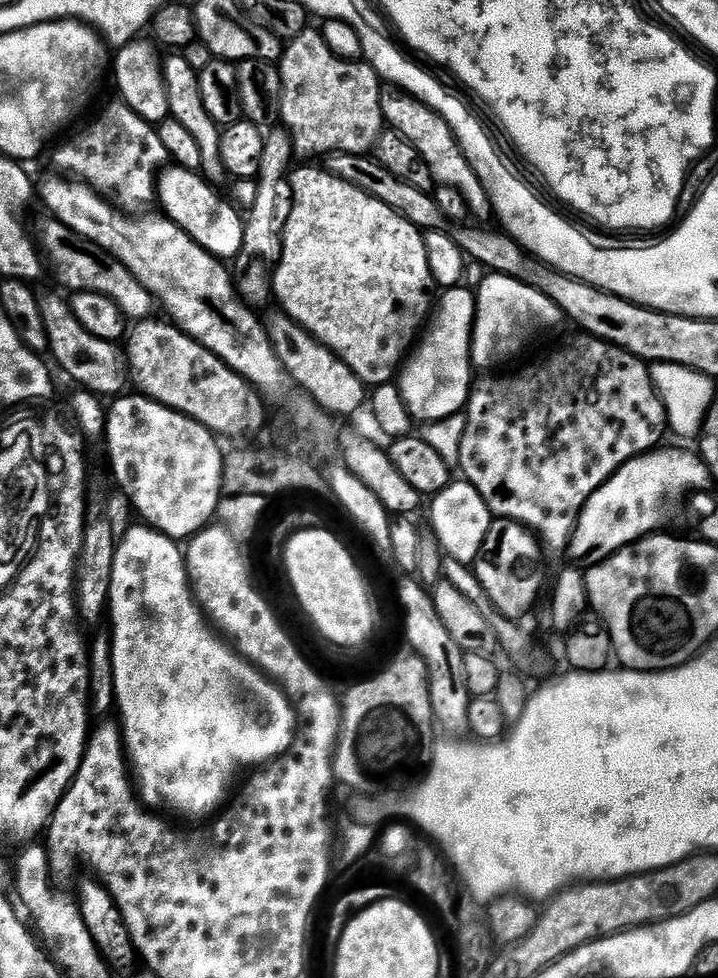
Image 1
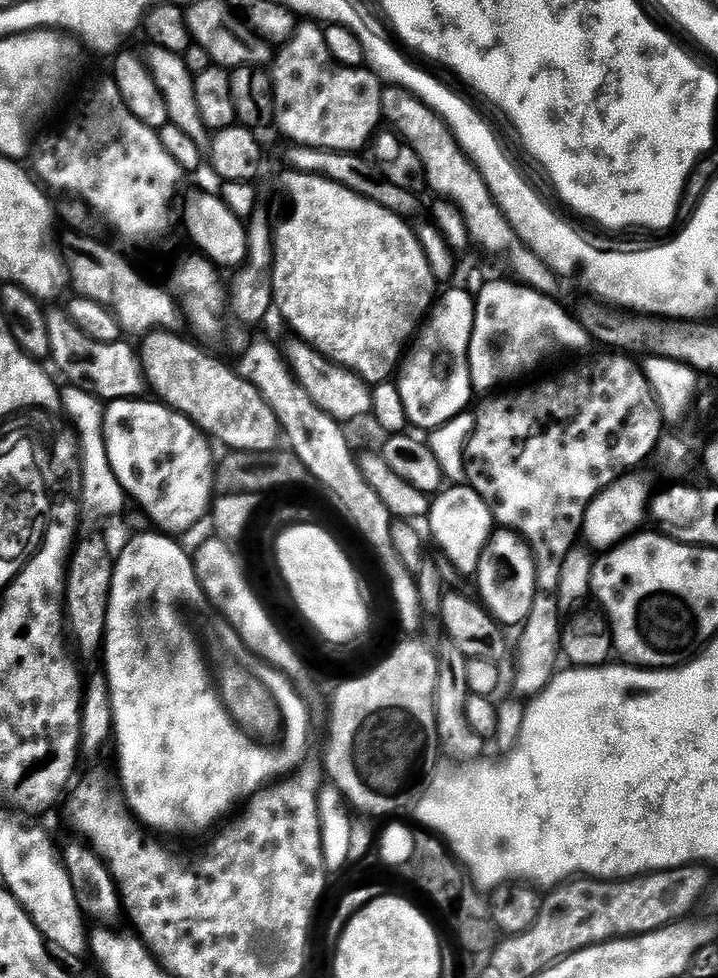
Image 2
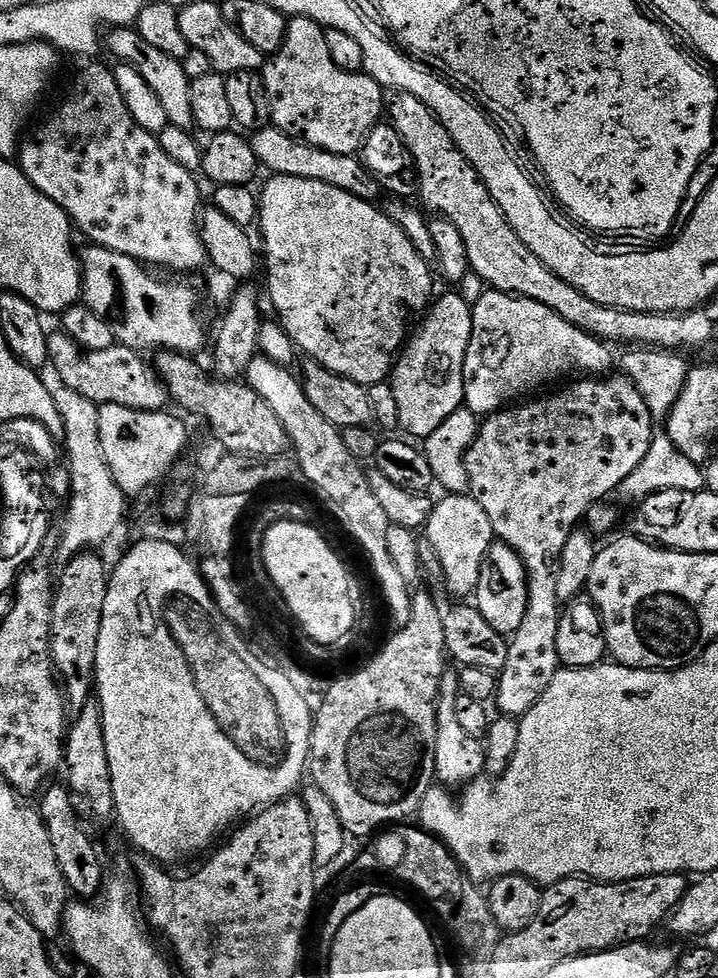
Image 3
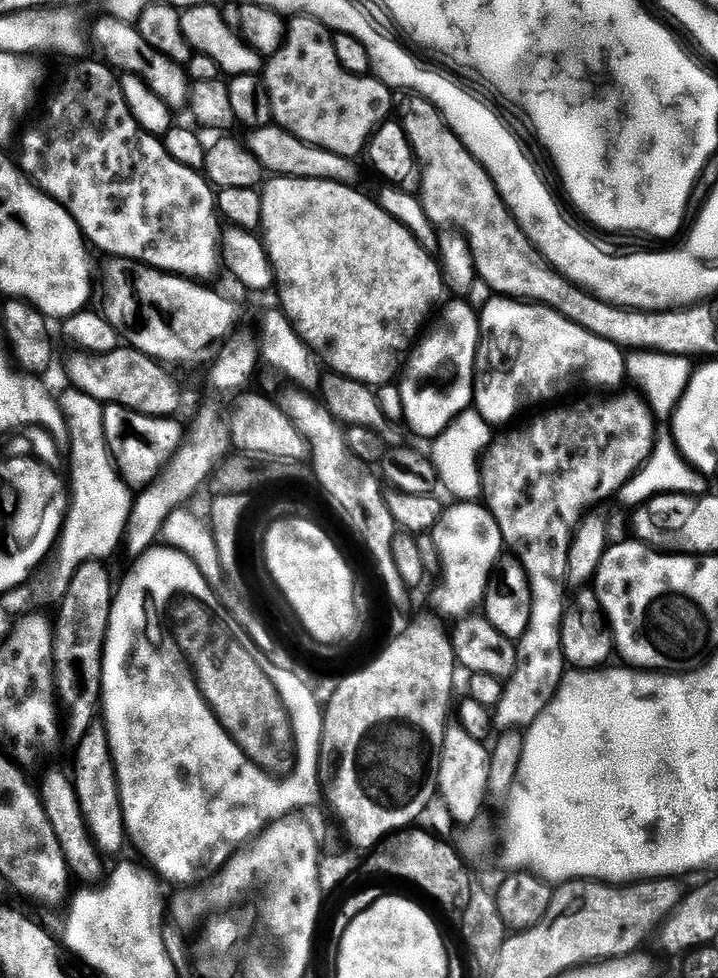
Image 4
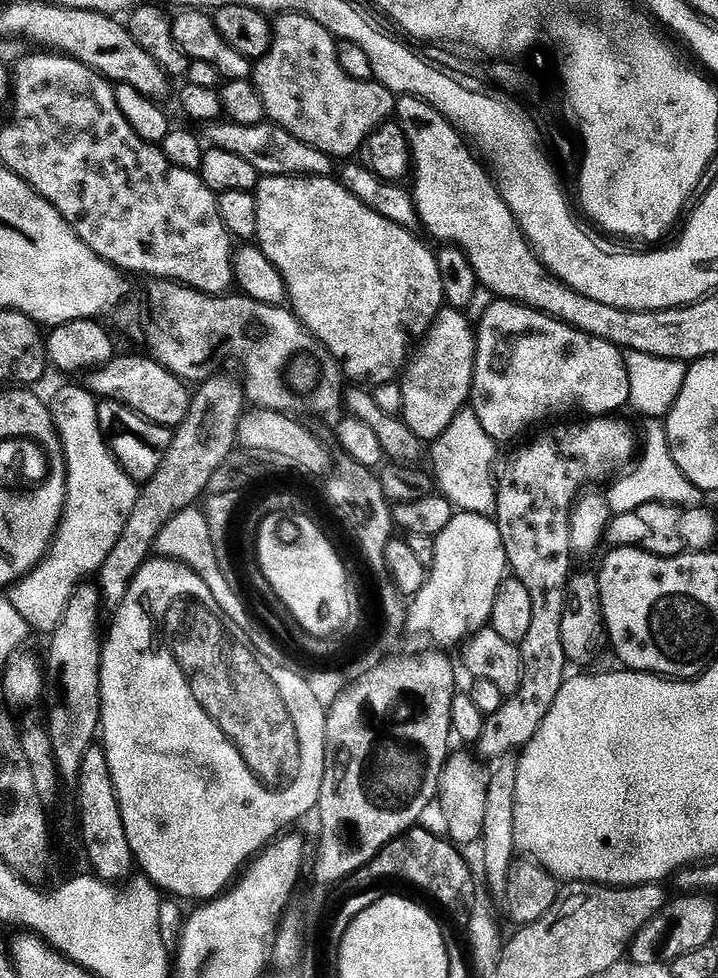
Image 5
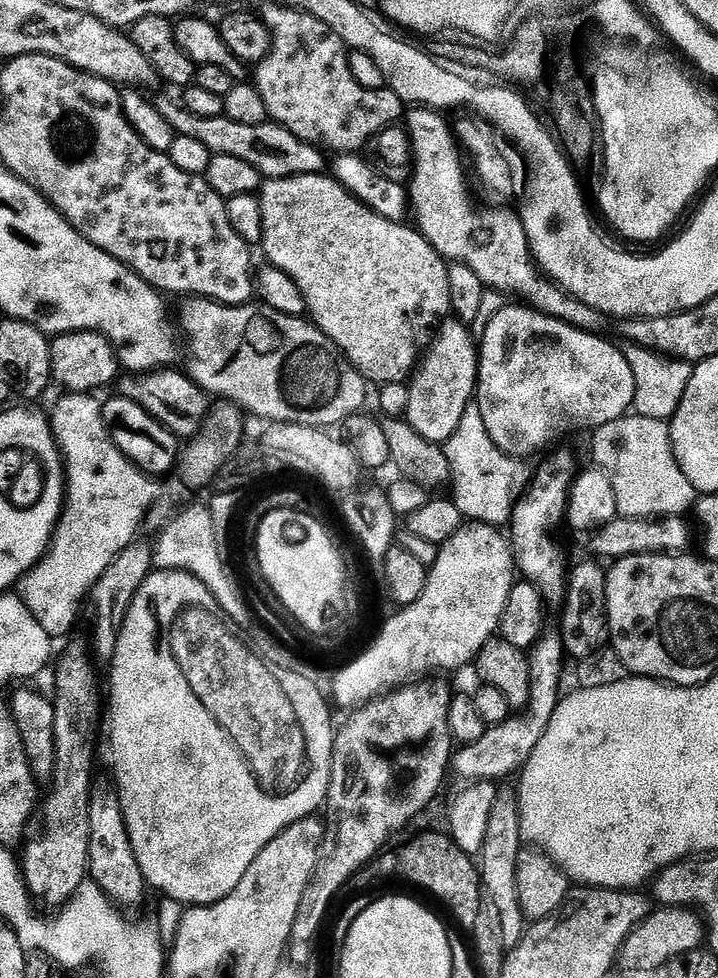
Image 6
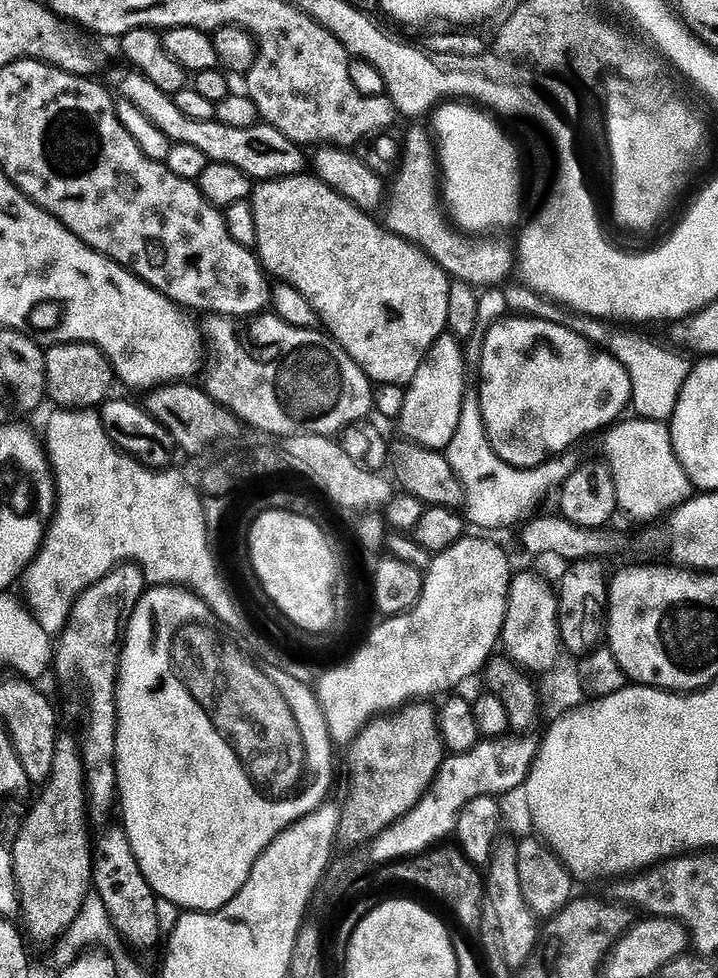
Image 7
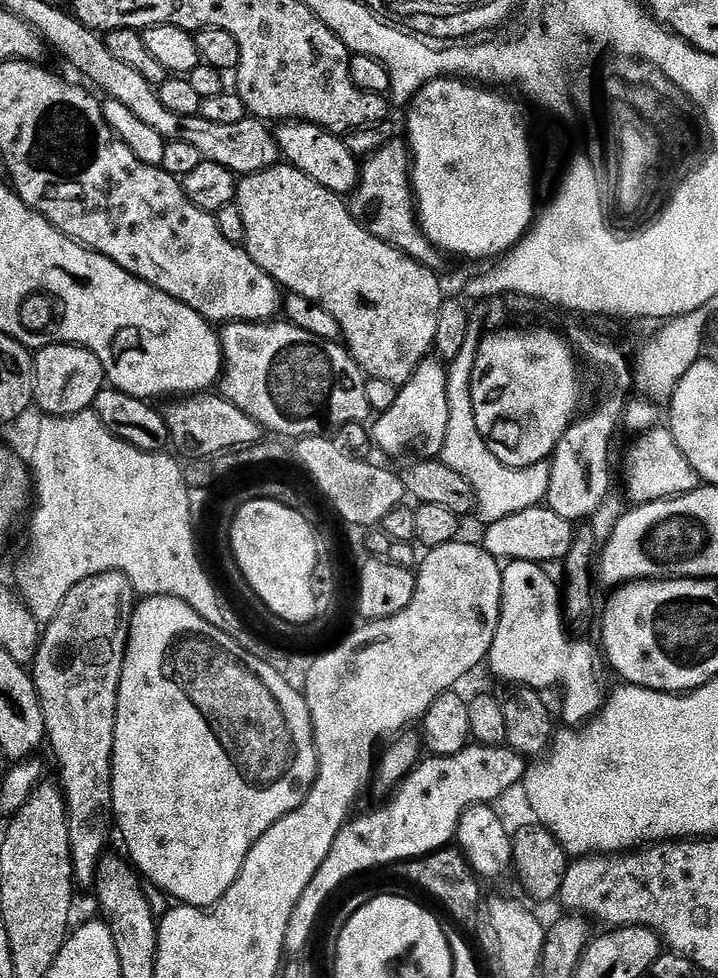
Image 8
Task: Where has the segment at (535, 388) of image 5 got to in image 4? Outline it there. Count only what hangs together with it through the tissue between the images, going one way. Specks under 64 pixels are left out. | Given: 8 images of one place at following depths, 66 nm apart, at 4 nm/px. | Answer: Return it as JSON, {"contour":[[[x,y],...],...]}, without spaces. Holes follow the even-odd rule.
{"contour":[[[493,298],[479,309],[478,315],[480,345],[476,351],[476,385],[472,398],[474,411],[482,414],[482,418],[490,425],[510,423],[523,408],[559,401],[556,399],[563,392],[570,391],[575,384],[585,384],[588,388],[620,390],[626,383],[628,365],[625,349],[614,342],[606,342],[606,338],[598,338],[598,334],[590,334],[590,330],[586,330],[583,324],[562,318],[562,314],[553,308],[515,298]]]}

